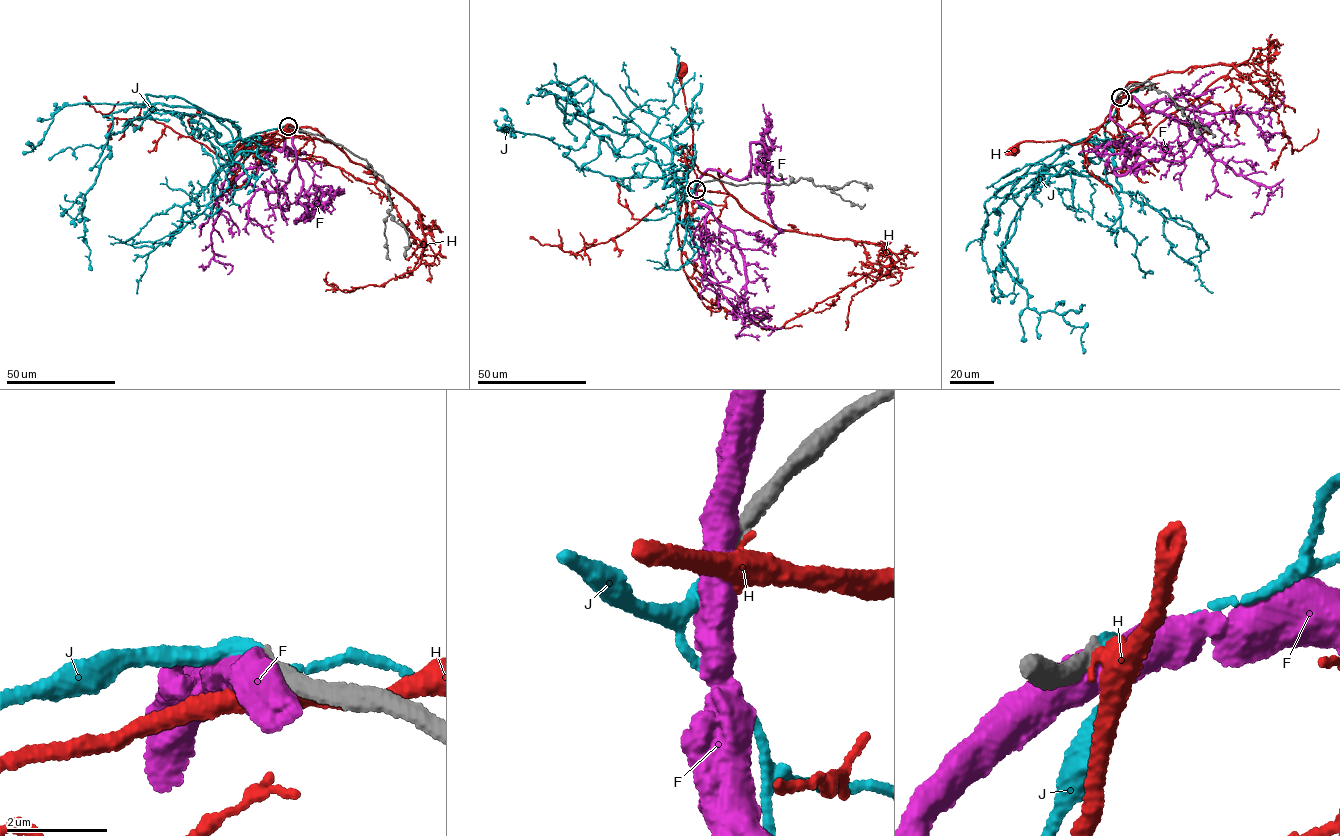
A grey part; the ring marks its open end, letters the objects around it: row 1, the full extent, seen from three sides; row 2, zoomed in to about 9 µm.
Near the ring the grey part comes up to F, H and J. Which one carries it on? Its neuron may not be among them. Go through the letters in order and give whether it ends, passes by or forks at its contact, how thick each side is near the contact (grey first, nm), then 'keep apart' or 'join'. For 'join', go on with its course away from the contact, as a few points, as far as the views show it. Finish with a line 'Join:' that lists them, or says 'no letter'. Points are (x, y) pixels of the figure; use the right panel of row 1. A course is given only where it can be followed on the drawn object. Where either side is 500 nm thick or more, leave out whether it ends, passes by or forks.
F: 360 nm thick on the grey side, 550 nm on the other; keep apart
H: it passes by; 380 nm thick on the grey side, 420 nm on the other; keep apart
J: it ends there; 320 nm thick on the grey side, 280 nm on the other; join; it runs (1120, 96), (1105, 142), (1063, 147), (1011, 188), (1020, 214), (1001, 249), (1028, 307), (1084, 327), (1083, 352)
Join: J

